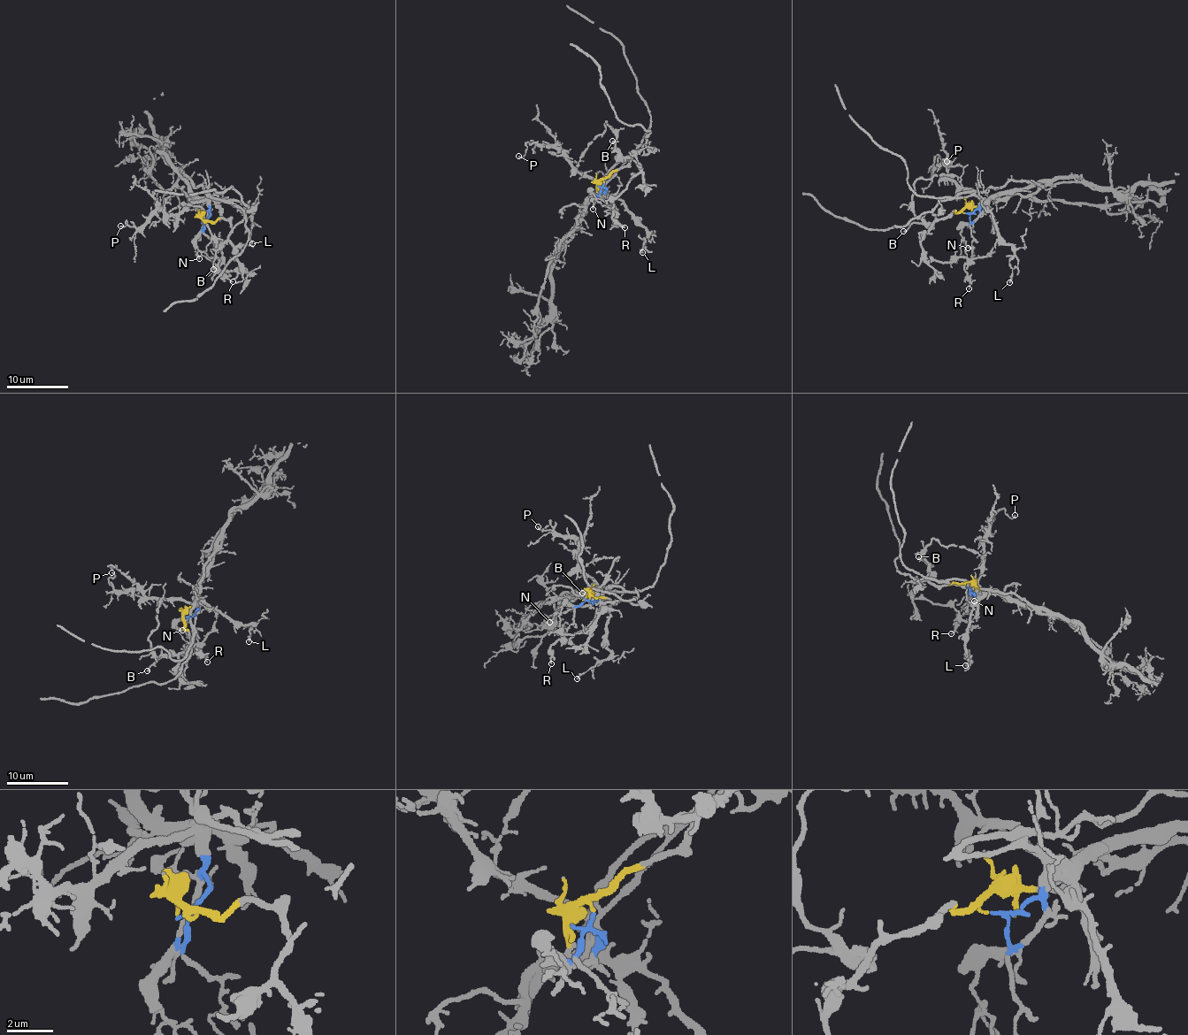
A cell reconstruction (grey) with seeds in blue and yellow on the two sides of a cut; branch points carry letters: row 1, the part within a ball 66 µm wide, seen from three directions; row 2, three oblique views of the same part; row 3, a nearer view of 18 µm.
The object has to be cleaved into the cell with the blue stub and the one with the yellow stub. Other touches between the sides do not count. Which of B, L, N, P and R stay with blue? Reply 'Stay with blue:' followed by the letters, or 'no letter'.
Stay with blue: L, N, P

